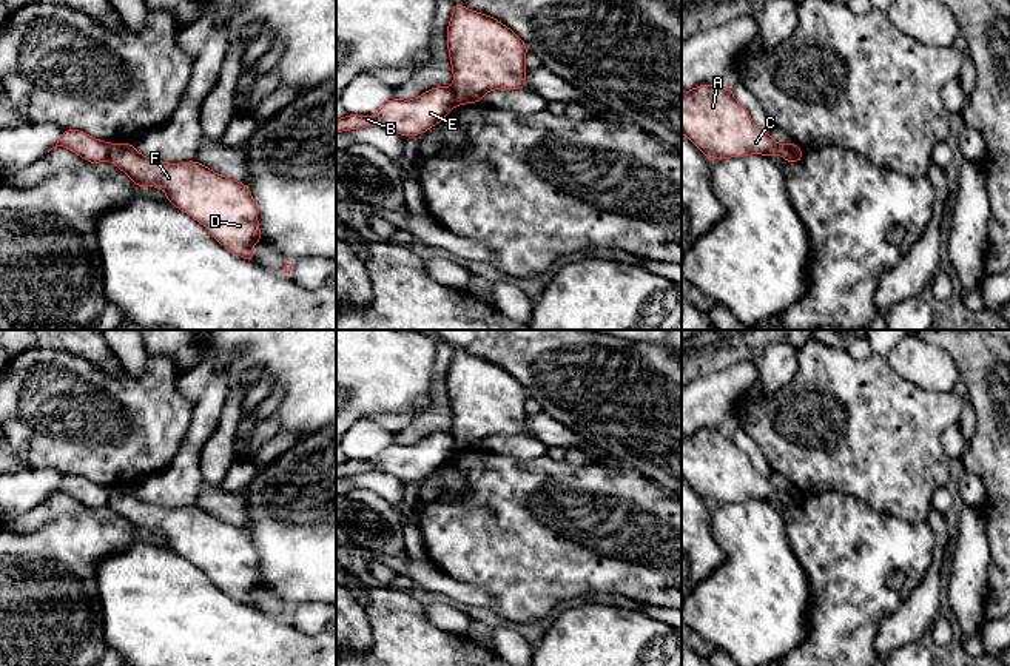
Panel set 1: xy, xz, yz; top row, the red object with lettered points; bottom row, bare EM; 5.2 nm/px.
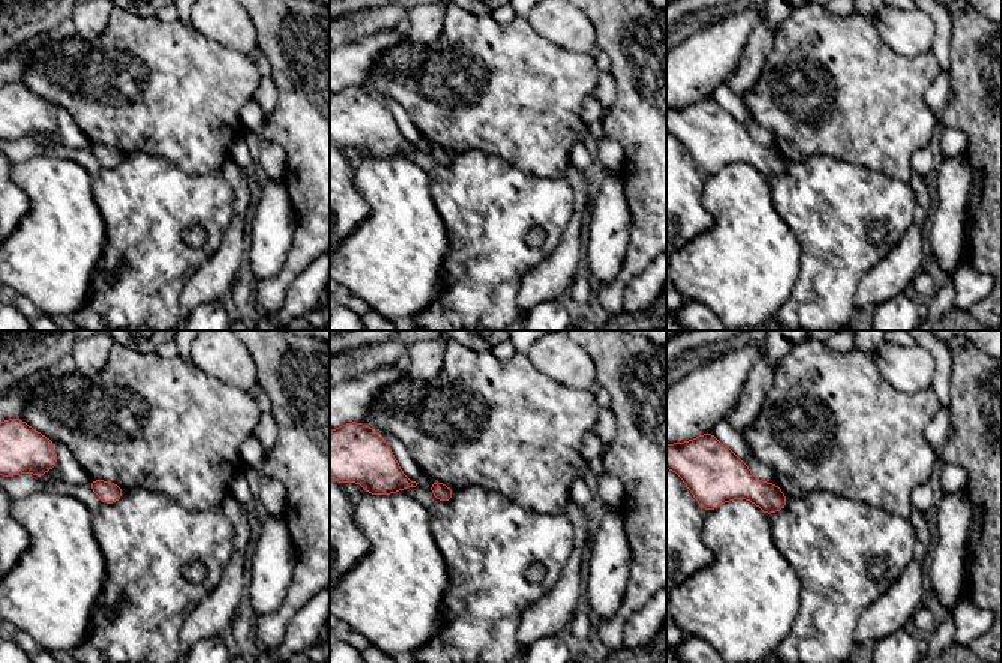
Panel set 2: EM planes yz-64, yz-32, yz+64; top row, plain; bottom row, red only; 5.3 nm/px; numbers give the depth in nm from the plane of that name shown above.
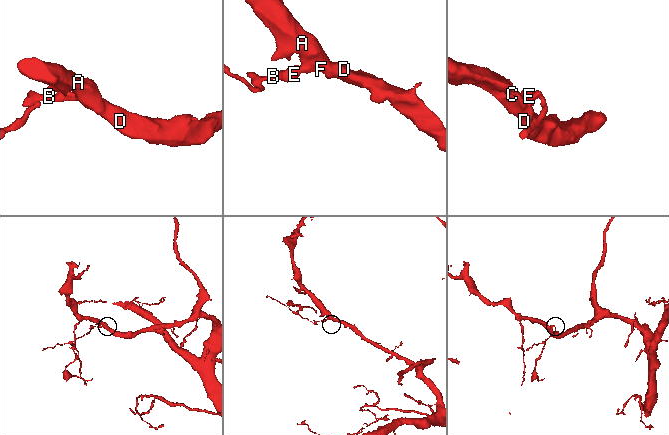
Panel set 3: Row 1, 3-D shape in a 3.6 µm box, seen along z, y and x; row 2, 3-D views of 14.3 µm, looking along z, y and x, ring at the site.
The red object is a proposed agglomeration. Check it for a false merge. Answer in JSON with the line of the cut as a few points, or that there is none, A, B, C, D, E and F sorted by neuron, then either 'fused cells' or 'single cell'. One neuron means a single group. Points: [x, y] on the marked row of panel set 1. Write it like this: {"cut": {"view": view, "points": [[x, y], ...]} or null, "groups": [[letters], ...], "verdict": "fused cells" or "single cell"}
{"cut": {"view": "xz", "points": [[452, 87], [457, 104]]}, "groups": [["A", "C", "D", "F"], ["B", "E"]], "verdict": "fused cells"}

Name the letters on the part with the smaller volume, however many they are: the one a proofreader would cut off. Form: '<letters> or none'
B, E

